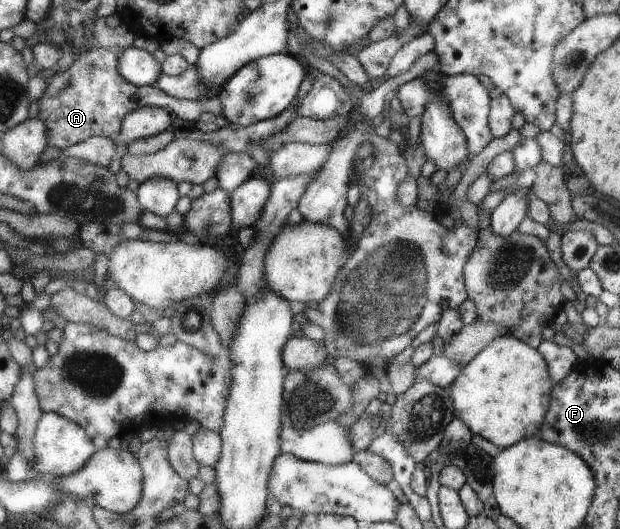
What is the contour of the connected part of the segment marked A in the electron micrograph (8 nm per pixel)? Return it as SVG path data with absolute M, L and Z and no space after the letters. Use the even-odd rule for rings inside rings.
M102 47L93 48L91 52L77 56L74 64L71 64L65 72L61 71L52 76L37 104L39 104L37 118L41 122L48 122L46 144L61 150L94 137L109 138L116 145L125 116L139 108L161 108L187 121L199 121L203 113L211 113L218 118L223 114L223 106L218 95L211 99L179 99L169 96L167 92L155 86L137 87L127 82L119 74L118 54Z

